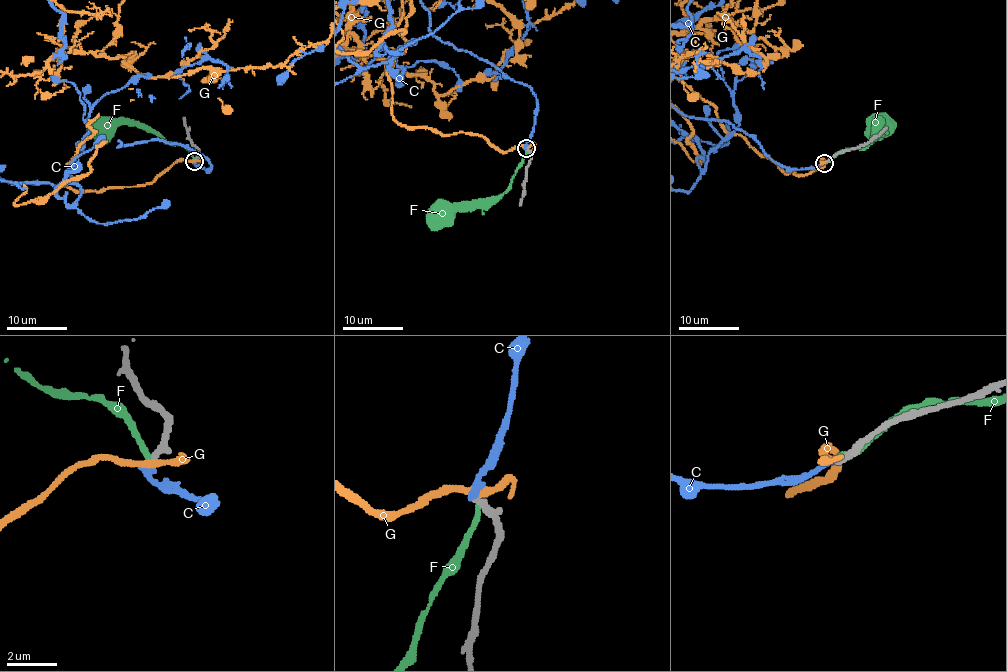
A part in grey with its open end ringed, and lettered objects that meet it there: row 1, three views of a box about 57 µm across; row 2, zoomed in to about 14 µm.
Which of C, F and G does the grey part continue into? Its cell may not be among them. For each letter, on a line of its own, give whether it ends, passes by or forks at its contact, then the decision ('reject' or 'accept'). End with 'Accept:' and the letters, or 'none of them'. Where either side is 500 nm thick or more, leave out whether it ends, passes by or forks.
C: it ends there; accept
F: it ends there; reject
G: it passes by; reject
Accept: C

